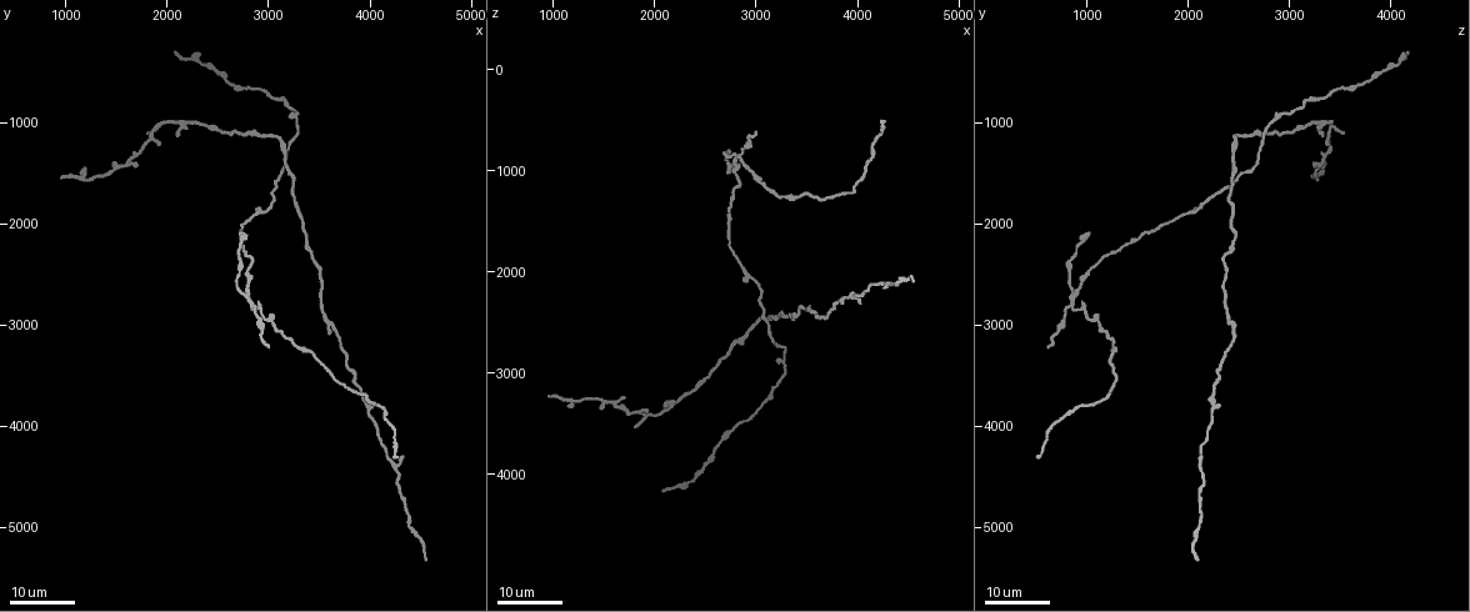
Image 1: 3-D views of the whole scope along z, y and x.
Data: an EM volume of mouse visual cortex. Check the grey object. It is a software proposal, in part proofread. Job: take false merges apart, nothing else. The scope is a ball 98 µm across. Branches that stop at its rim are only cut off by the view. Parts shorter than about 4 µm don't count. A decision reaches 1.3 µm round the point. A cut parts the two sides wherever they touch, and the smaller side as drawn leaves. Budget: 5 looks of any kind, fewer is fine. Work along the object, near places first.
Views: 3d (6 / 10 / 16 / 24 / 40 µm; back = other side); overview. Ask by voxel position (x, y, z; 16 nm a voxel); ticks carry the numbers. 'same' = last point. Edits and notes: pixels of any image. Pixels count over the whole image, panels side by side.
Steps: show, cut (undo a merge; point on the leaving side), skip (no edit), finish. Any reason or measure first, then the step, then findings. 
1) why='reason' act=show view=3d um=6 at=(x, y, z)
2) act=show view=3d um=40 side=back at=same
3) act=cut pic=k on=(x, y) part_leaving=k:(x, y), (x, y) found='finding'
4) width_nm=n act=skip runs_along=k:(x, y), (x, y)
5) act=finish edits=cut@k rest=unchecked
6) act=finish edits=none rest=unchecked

why='three arms meet' act=show view=3d um=16 at=(1860, 1040, 3380)

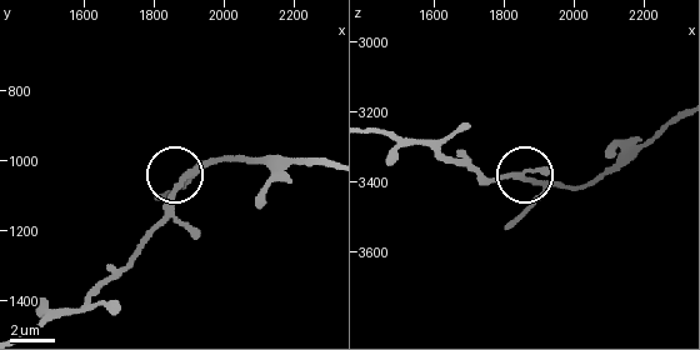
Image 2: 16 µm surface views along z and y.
why='closer look' act=show view=3d um=6 at=(1870, 1070, 3390)

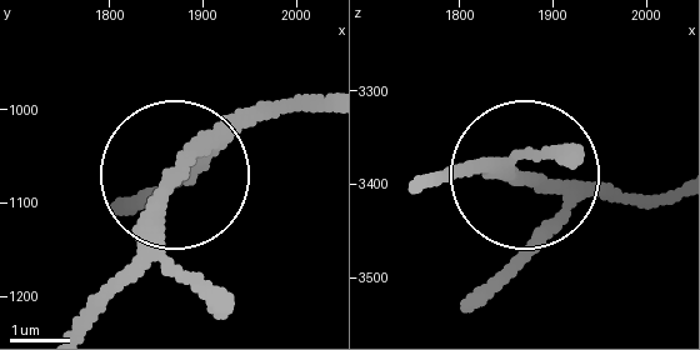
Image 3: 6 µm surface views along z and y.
act=skip runs_along=3:(674, 190), (569, 195), (510, 165), (455, 165) found='one cell here'

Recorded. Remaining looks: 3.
why='three-way junction' act=show view=3d um=24 at=(1240, 1560, 3280)

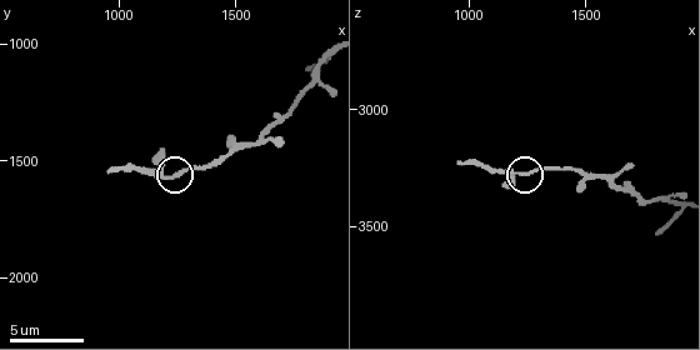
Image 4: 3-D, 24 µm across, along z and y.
act=show view=3d um=6 at=(1240, 1570, 3270)

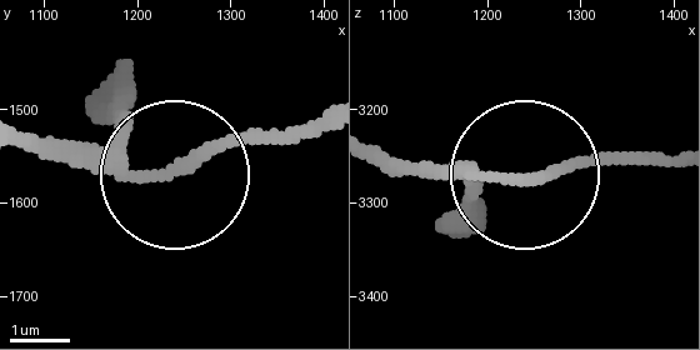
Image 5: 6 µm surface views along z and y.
arms=3 act=skip runs_along=5:(679, 158), (386, 173) found='continuous, no second cell'

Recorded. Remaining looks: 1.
act=finish edits=none rest=unchecked

